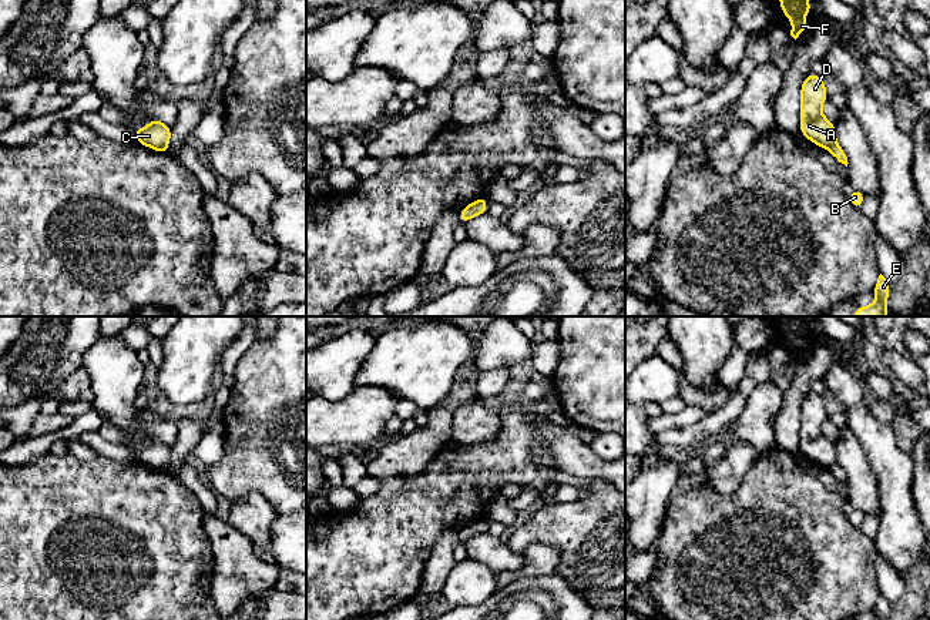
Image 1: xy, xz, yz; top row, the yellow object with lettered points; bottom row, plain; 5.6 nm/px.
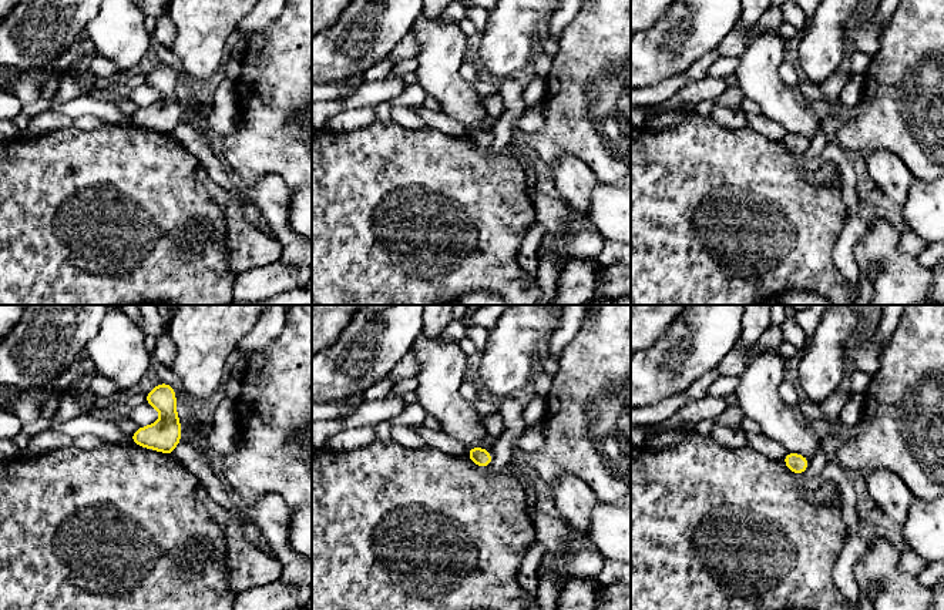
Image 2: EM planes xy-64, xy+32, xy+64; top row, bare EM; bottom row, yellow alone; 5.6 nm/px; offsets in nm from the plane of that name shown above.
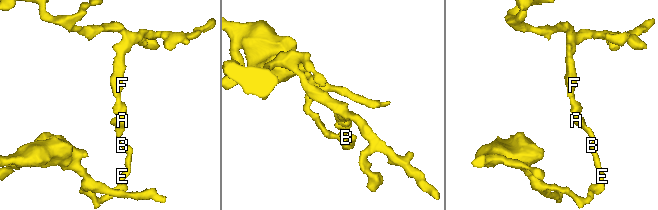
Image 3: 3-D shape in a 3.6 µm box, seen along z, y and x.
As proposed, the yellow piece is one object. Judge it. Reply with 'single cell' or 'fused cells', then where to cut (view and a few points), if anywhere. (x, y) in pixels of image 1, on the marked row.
fused cells; cut in yz along (836, 143), (828, 148)

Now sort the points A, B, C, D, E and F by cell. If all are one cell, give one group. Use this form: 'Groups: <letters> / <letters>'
Groups: A C D F / B E

